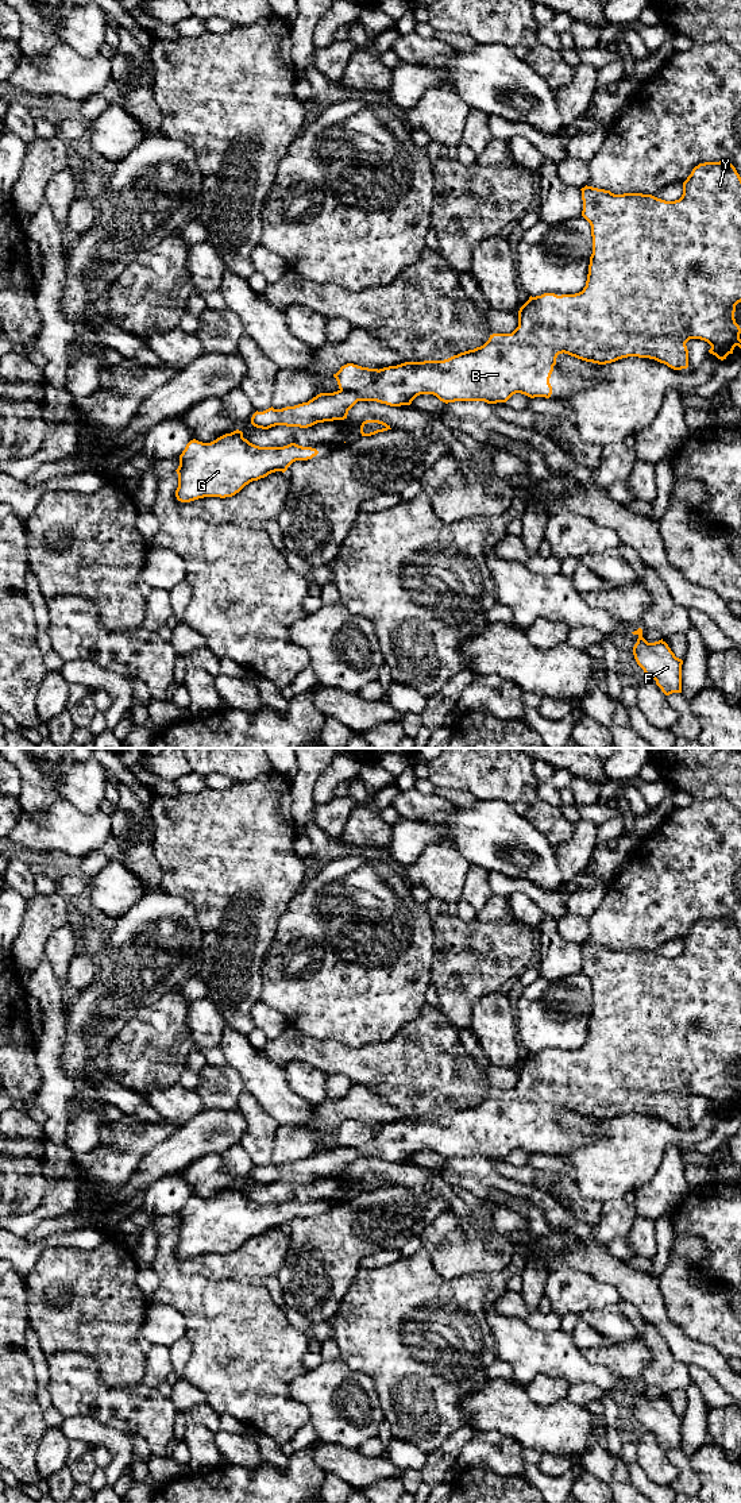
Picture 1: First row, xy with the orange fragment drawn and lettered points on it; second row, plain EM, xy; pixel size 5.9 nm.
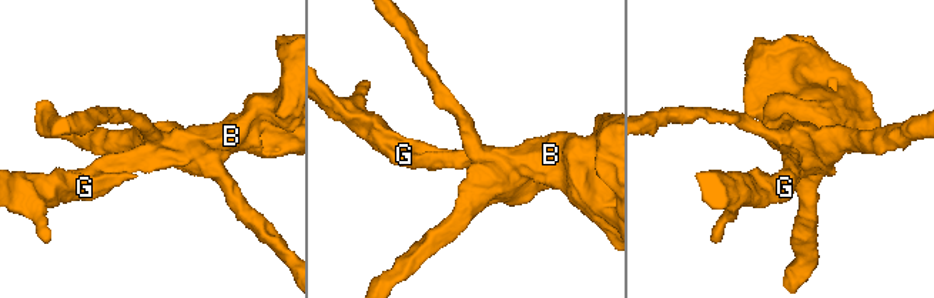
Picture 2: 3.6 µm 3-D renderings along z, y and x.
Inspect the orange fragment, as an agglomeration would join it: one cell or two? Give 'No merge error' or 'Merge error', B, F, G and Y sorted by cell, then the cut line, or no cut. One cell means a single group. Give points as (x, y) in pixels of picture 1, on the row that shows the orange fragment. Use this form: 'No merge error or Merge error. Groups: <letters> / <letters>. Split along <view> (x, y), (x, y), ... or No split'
Merge error. Groups: B G Y / F. Split along xy (379, 370), (378, 376), (358, 392), (340, 390)

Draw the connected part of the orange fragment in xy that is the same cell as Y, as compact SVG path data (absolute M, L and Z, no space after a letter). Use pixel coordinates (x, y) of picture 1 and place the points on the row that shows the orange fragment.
M705 162L695 166L691 174L683 182L682 197L675 201L665 201L652 194L642 193L614 194L610 190L587 185L580 190L583 200L582 216L590 223L593 236L593 254L590 257L586 286L582 292L561 296L555 293L544 293L536 297L530 296L529 300L520 308L518 327L512 334L493 334L483 346L460 352L444 361L405 362L397 366L379 369L378 378L359 393L351 390L320 393L308 402L294 406L286 406L282 409L274 409L271 406L263 412L256 411L251 417L251 424L262 429L269 429L275 425L308 428L317 423L347 419L348 411L358 401L377 401L390 406L401 406L410 405L412 401L420 394L433 394L445 404L455 401L485 401L487 404L506 402L516 393L525 394L530 398L549 398L552 394L549 378L553 371L553 366L556 365L557 355L563 352L598 365L611 363L628 357L649 358L664 363L674 370L682 370L688 367L688 350L686 343L690 339L701 339L707 342L711 346L709 352L721 361L726 359L729 354L733 354L736 346L741 348L741 328L734 319L736 305L741 302L741 177L730 162Z

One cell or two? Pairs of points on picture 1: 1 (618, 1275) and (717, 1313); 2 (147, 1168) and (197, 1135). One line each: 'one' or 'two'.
1: two
2: one

